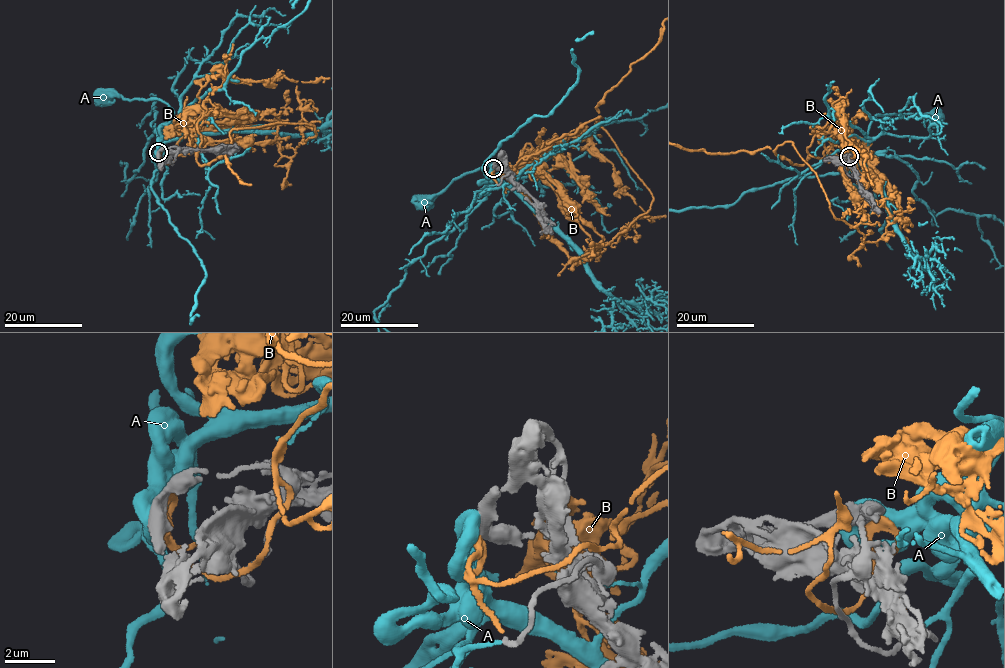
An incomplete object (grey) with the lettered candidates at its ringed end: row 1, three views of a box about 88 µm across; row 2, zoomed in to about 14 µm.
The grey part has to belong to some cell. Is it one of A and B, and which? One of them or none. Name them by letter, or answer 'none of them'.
B

